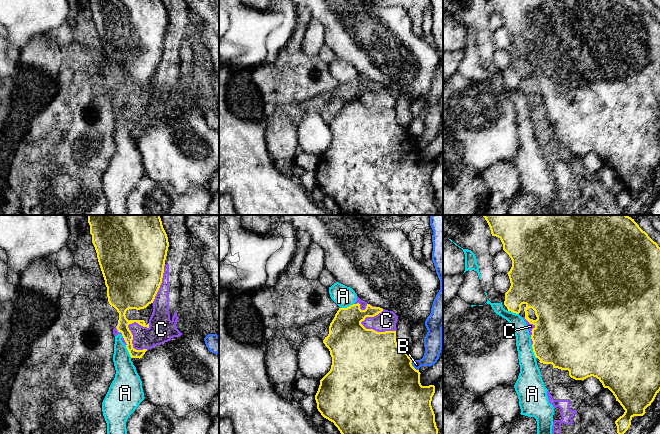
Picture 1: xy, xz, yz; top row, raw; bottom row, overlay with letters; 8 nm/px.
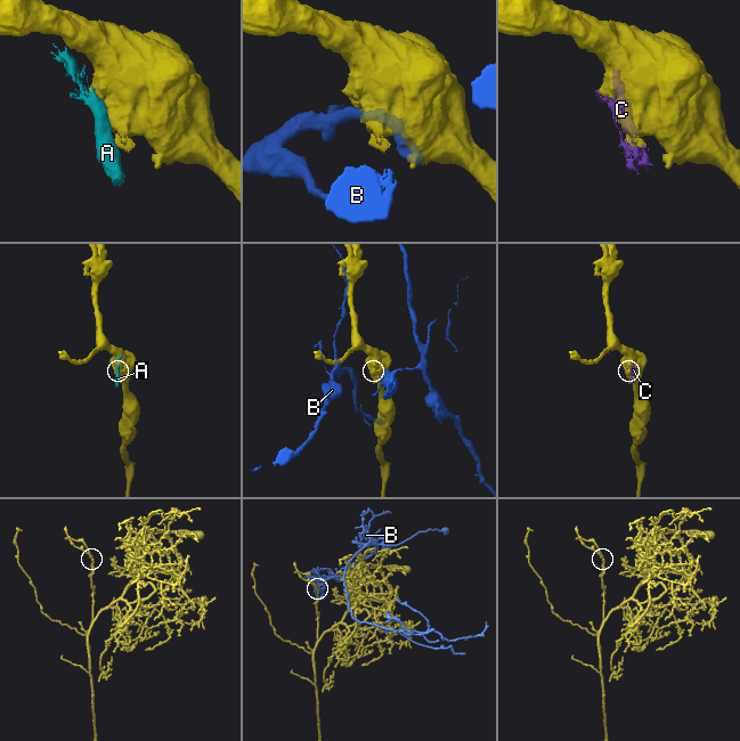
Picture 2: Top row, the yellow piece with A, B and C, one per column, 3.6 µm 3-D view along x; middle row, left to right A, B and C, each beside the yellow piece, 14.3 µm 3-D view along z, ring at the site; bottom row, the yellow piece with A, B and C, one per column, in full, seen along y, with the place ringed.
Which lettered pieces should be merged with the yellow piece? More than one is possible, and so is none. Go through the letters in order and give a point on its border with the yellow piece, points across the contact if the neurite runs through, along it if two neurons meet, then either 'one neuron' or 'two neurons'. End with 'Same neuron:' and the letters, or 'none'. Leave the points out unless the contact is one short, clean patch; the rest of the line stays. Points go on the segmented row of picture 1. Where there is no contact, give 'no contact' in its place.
A: meets yellow in xz at (347, 307); two neurons
B: meets yellow in xz at (412, 366); two neurons
C: meets yellow in xy at (131, 342); two neurons
Same neuron: none

